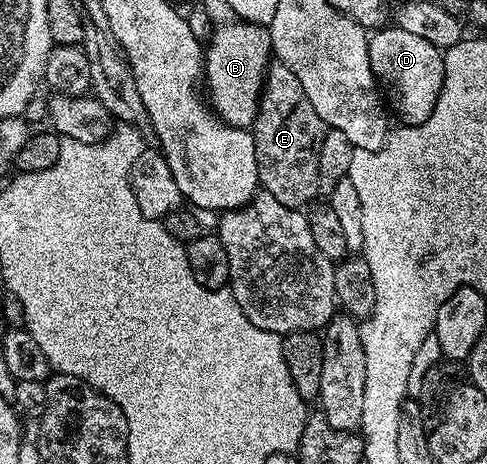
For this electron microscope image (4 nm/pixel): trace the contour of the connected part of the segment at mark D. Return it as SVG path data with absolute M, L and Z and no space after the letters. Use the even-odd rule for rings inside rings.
M395 24L390 25L390 30L385 29L378 29L369 40L373 75L383 87L392 113L396 117L398 114L404 125L418 126L427 120L427 116L431 116L435 100L439 100L445 75L444 53L439 52L431 40L423 40L423 36L414 36Z

